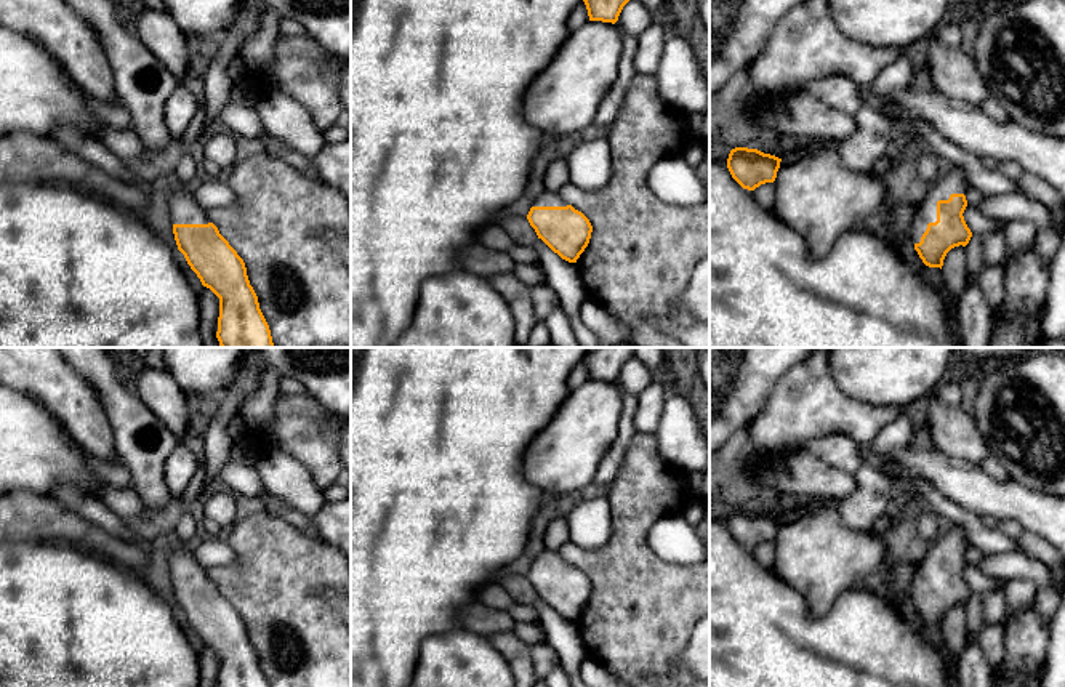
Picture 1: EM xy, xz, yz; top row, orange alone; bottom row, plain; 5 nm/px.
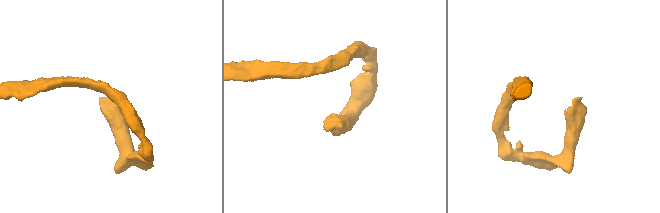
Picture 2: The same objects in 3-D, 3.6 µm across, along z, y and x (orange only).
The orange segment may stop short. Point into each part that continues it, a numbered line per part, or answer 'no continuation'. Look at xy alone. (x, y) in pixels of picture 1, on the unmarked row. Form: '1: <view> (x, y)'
1: xy (184, 567)

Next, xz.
1: xz (546, 558)

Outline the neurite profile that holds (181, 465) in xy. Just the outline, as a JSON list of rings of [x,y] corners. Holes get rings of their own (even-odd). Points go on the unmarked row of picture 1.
[[[178,442],[165,463],[165,480],[176,503],[181,500],[197,468],[197,456],[183,442]]]

